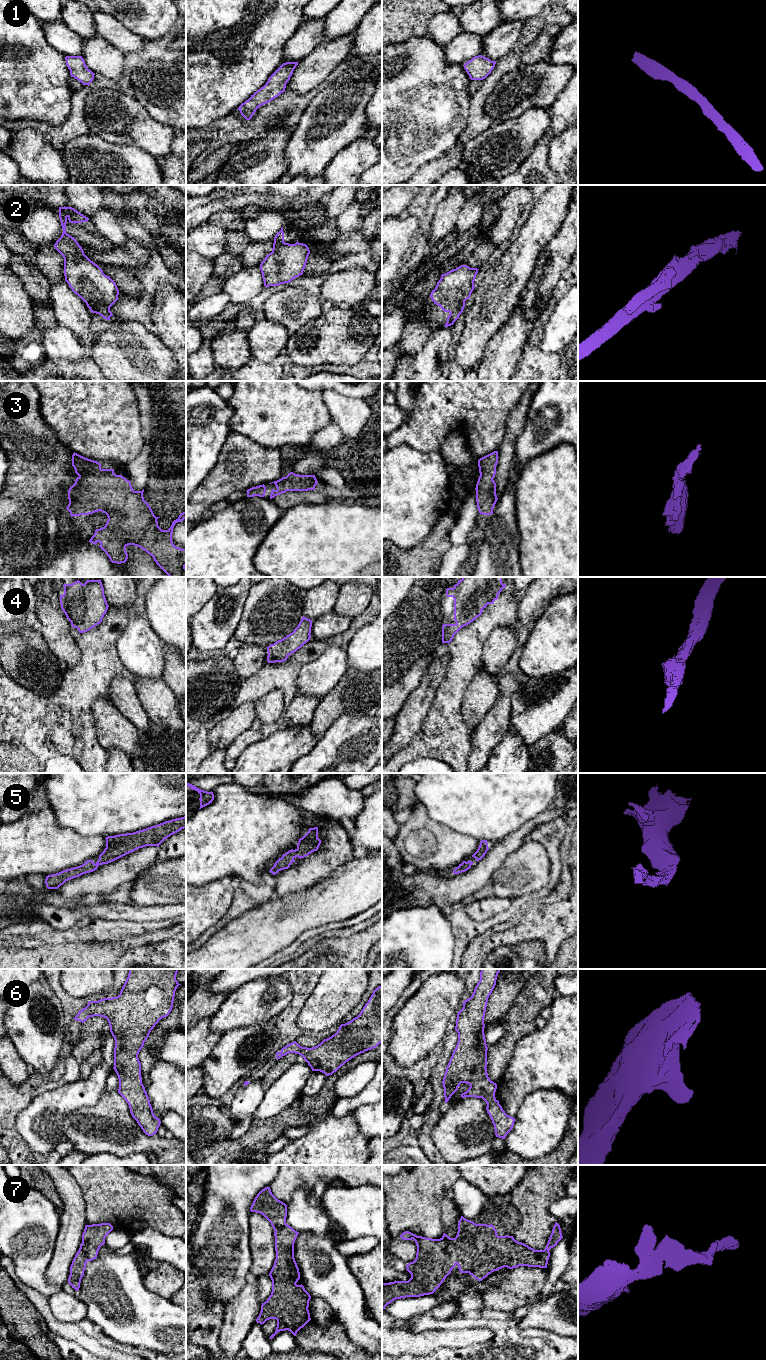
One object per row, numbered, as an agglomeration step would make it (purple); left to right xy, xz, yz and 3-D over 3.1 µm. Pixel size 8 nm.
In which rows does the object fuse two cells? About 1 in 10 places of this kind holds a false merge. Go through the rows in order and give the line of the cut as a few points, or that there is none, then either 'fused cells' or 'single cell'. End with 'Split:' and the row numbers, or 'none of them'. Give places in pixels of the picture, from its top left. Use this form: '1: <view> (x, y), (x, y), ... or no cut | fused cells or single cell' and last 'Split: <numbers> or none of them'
1: no cut | single cell
2: no cut | single cell
3: no cut | single cell
4: no cut | single cell
5: no cut | single cell
6: no cut | single cell
7: no cut | single cell
Split: none of them

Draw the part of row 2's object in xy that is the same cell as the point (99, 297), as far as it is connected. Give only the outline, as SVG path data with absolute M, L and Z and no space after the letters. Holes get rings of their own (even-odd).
M59 207L59 218L63 229L61 237L54 244L55 249L64 258L64 276L72 291L78 295L92 313L99 314L106 320L113 316L110 307L118 300L119 290L116 283L103 273L103 270L91 261L75 238L66 233L66 223L82 223L89 220L72 207Z

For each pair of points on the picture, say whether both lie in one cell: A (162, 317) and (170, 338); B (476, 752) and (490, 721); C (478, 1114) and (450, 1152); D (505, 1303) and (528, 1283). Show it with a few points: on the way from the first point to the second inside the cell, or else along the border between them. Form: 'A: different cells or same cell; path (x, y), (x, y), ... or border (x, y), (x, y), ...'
A: same cell; path (167, 322), (170, 325), (170, 333)
B: same cell; path (483, 744), (490, 729)
C: same cell; path (468, 1124), (455, 1135), (455, 1142)
D: same cell; path (510, 1297), (522, 1285)

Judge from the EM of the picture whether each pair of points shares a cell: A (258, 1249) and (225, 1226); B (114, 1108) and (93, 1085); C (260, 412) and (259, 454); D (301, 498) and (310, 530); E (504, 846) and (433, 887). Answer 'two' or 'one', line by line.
A: two
B: two
C: two
D: two
E: one

